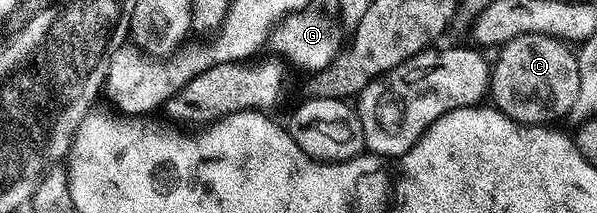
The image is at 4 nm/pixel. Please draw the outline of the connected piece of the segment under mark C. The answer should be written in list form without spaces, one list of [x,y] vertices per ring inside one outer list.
[[[517,35],[507,43],[497,48],[498,56],[492,59],[490,69],[489,98],[493,106],[503,111],[508,117],[512,117],[518,123],[553,124],[554,119],[562,119],[578,105],[580,93],[580,69],[578,68],[578,56],[572,50],[571,44],[553,39],[550,35]]]

